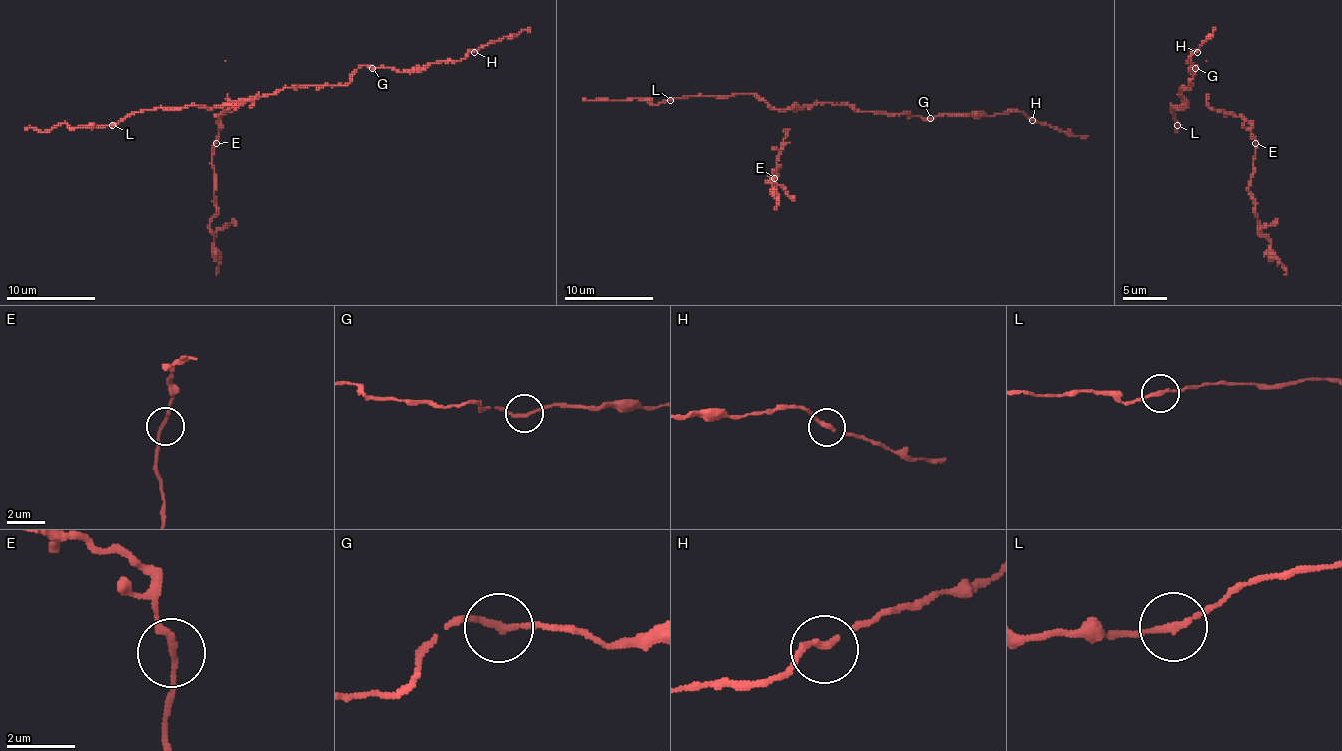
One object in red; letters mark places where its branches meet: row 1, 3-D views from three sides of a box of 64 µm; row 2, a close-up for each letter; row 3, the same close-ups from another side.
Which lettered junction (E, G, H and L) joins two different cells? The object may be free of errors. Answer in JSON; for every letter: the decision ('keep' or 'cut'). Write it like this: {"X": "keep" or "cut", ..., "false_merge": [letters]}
{"E": "keep", "G": "keep", "H": "keep", "L": "keep", "false_merge": []}

